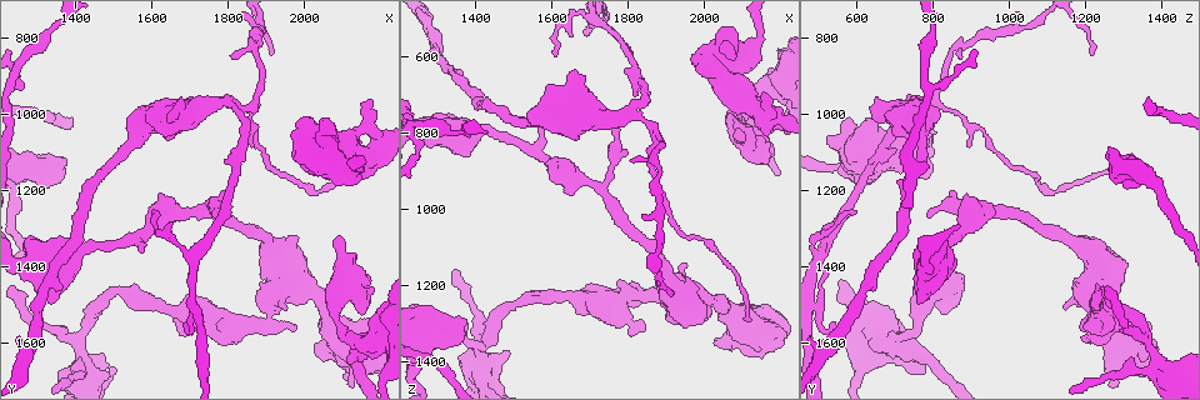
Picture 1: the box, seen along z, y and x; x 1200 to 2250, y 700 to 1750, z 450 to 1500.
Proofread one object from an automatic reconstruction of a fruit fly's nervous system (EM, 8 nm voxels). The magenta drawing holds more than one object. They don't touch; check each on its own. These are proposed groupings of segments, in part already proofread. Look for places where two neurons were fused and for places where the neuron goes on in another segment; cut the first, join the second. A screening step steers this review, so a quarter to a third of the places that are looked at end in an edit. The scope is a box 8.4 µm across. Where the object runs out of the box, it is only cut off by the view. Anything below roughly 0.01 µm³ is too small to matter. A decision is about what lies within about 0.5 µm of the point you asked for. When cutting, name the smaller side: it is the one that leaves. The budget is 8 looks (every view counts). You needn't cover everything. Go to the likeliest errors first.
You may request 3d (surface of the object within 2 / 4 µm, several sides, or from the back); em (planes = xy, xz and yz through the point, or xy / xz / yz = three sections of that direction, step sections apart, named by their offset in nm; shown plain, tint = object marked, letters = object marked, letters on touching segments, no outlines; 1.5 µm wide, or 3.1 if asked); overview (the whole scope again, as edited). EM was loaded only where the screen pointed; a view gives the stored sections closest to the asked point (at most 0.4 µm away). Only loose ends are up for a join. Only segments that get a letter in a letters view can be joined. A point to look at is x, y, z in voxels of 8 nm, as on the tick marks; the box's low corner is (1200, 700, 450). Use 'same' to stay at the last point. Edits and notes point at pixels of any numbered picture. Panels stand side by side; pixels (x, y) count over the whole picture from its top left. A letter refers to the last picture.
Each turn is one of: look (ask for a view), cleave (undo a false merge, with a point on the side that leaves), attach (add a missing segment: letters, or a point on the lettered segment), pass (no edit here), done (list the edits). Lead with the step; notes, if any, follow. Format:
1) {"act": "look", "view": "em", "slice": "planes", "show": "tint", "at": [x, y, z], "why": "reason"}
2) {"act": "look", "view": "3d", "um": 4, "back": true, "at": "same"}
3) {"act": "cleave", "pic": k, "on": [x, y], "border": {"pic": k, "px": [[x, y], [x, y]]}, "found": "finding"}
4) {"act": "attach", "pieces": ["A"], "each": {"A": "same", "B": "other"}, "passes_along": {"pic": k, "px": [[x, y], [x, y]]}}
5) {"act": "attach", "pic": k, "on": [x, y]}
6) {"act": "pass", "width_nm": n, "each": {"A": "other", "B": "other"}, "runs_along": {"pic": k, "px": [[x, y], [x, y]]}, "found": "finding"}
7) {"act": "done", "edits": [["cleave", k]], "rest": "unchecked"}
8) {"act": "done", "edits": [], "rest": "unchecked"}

{"act": "look", "view": "em", "slice": "yz", "step": 8, "show": "tint", "at": [1765, 1540, 1240], "why": "branch point"}

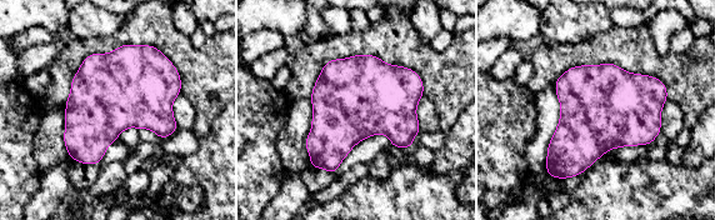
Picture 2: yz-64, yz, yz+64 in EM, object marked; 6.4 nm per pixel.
{"act": "look", "view": "em", "slice": "planes", "show": "letters", "at": "same"}

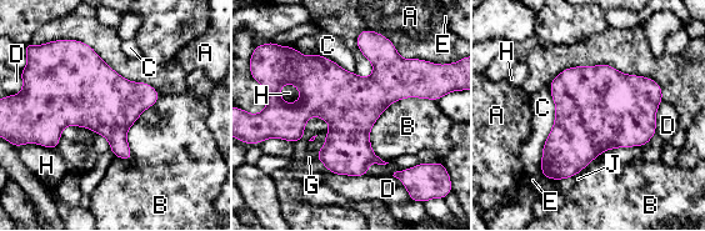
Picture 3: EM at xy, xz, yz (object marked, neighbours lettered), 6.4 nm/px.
{"act": "pass", "width_nm": 380, "each": {"A": "other", "B": "other", "C": "other", "D": "other", "E": "other", "G": "other", "H": "other", "J": "other"}, "border": {"pic": 3, "px": [[550, 85], [555, 119], [540, 172]]}, "found": "all the same neuron"}

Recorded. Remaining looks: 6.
{"act": "look", "view": "em", "slice": "planes", "show": "plain", "at": [2150, 1055, 795], "why": "branch stops here"}

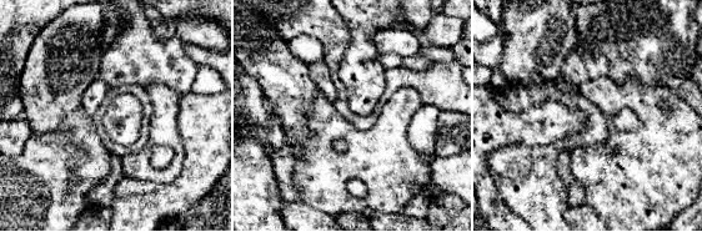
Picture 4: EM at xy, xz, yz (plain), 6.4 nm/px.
{"act": "look", "view": "em", "slice": "planes", "show": "letters", "at": "same", "why": "what lies round it"}

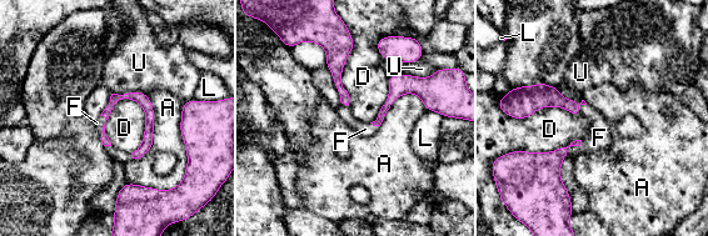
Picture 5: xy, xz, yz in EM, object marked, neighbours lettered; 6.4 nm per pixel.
{"act": "attach", "pieces": ["F"], "longest_contact_nm": ["D", 360], "each": {"A": "other", "D": "other", "F": "same", "L": "other", "U": "other"}, "passes_along": {"pic": 5, "px": [[542, 170], [572, 145], [599, 137]]}, "found": "it goes on there"}

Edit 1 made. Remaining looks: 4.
{"act": "look", "view": "overview", "why": "see it whole again"}

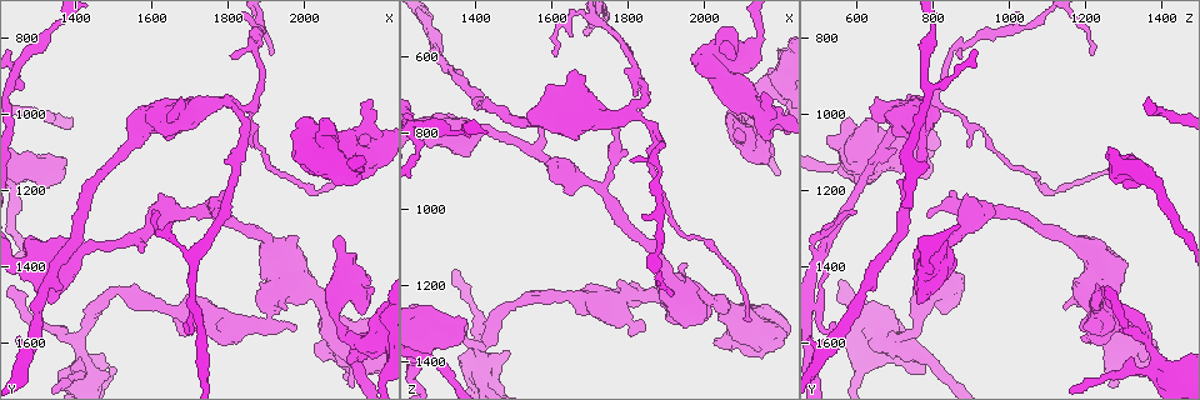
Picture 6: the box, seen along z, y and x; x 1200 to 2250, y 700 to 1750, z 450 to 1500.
{"act": "look", "view": "3d", "um": 4, "at": [1685, 1545, 530], "why": "thin end"}

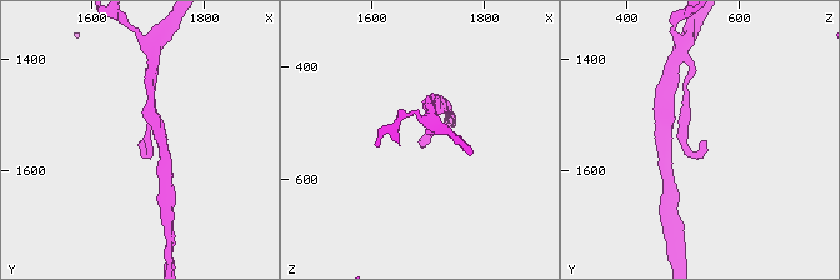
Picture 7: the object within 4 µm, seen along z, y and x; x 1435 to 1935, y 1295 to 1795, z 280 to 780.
{"act": "look", "view": "em", "slice": "planes", "show": "letters", "at": [1685, 1555, 535], "why": "shape alone is not enough"}

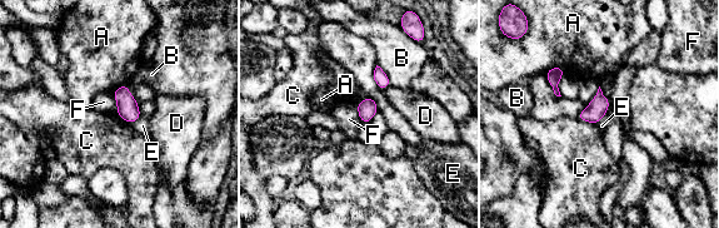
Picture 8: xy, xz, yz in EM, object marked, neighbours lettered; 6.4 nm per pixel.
{"act": "pass", "each": {"A": "other", "B": "other", "C": "other", "D": "other", "E": "other", "F": "other"}, "border": {"pic": 8, "px": [[111, 92], [116, 112]]}, "found": "no lettered segment goes on from it"}

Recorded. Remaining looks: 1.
{"act": "done", "edits": [["attach", 5]], "rest": "unchecked"}

